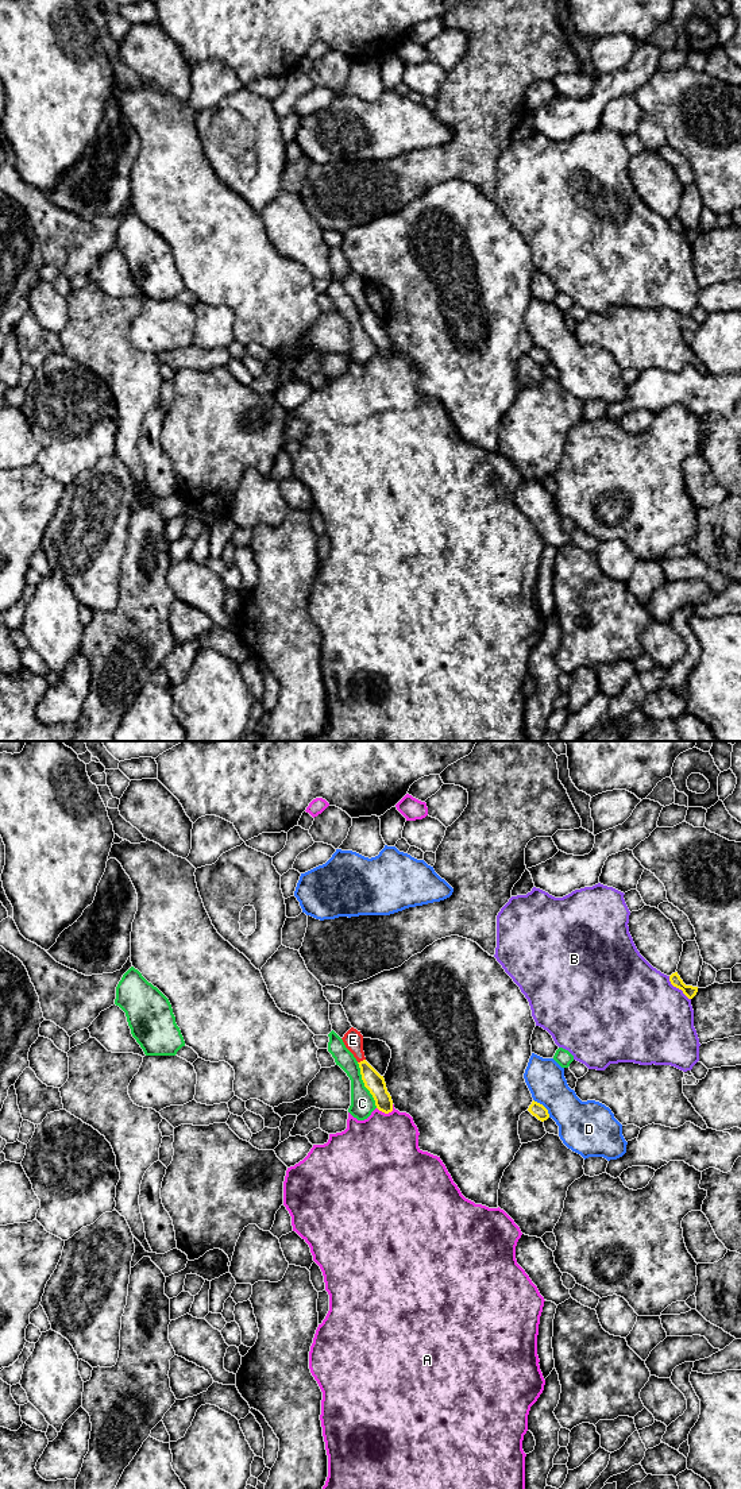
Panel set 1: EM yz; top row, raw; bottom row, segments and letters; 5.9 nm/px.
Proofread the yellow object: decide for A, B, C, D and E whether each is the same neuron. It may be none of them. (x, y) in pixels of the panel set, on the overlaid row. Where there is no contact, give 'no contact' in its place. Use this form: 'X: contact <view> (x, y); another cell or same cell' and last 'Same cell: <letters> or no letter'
A: contact yz (386, 1113); another cell
B: contact yz (678, 987); another cell
C: contact yz (365, 1086); another cell
D: contact yz (544, 1107); another cell
E: contact yz (361, 1061); same cell
Same cell: E

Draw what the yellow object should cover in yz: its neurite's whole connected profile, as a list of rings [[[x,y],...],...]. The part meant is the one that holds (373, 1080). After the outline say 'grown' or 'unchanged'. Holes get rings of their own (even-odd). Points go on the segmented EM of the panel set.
[[[351,1027],[341,1038],[346,1048],[356,1058],[364,1087],[370,1091],[379,1111],[389,1114],[393,1111],[393,1100],[387,1092],[383,1076],[381,1076],[367,1061],[363,1052],[363,1035]]]; grown

